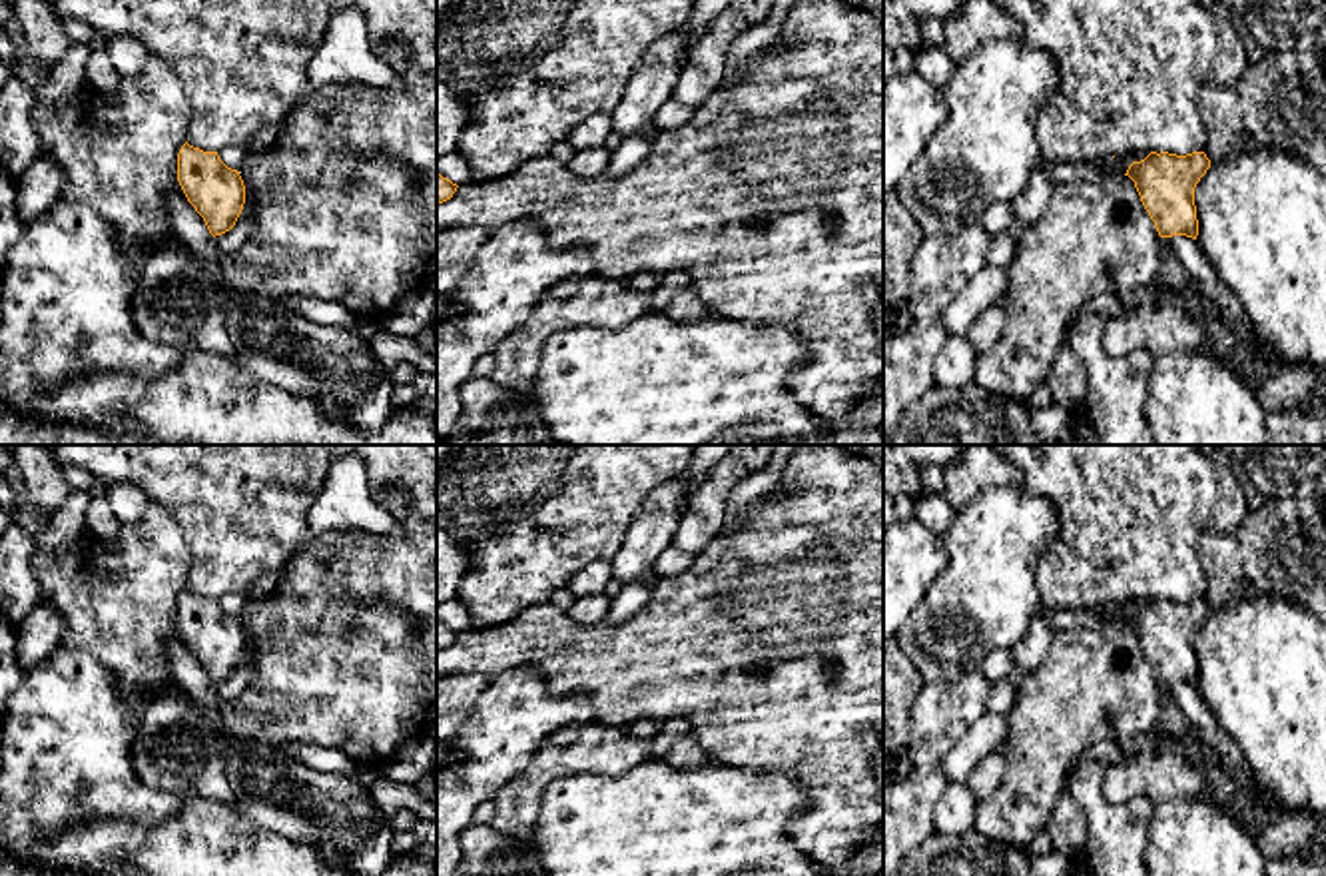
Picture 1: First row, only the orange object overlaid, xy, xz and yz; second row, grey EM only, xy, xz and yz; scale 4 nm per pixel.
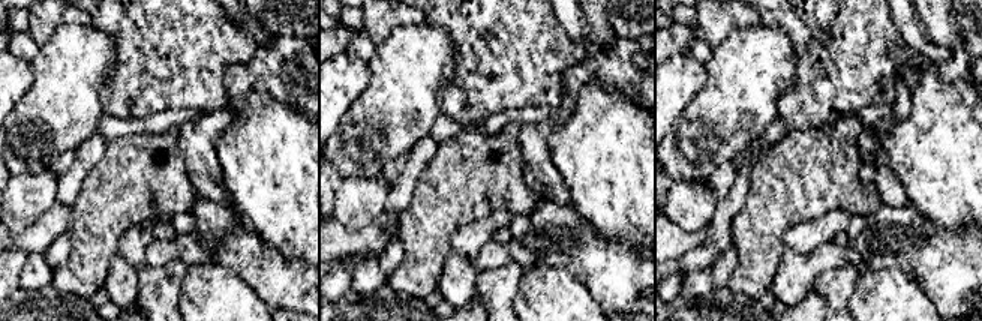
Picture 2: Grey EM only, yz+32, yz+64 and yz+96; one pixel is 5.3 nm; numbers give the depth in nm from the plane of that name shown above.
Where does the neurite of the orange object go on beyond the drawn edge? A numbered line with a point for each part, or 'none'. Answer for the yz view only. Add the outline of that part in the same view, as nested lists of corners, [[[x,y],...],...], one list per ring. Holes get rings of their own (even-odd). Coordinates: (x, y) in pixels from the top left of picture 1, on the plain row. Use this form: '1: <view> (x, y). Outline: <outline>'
1: yz (1187, 697). Outline: [[[1186,682],[1160,684],[1168,690],[1174,706],[1200,732],[1200,736],[1216,750],[1220,762],[1232,772],[1240,772],[1246,762],[1238,744],[1220,728],[1212,710],[1206,706],[1196,686]]]

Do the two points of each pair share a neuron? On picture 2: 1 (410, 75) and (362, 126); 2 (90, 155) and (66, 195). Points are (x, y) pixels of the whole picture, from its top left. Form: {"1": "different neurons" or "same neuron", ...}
{"1": "same neuron", "2": "same neuron"}

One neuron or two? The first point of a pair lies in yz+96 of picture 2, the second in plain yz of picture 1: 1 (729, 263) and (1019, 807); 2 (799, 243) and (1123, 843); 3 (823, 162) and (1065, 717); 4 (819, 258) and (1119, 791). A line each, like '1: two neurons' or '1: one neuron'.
1: two neurons
2: one neuron
3: one neuron
4: one neuron

